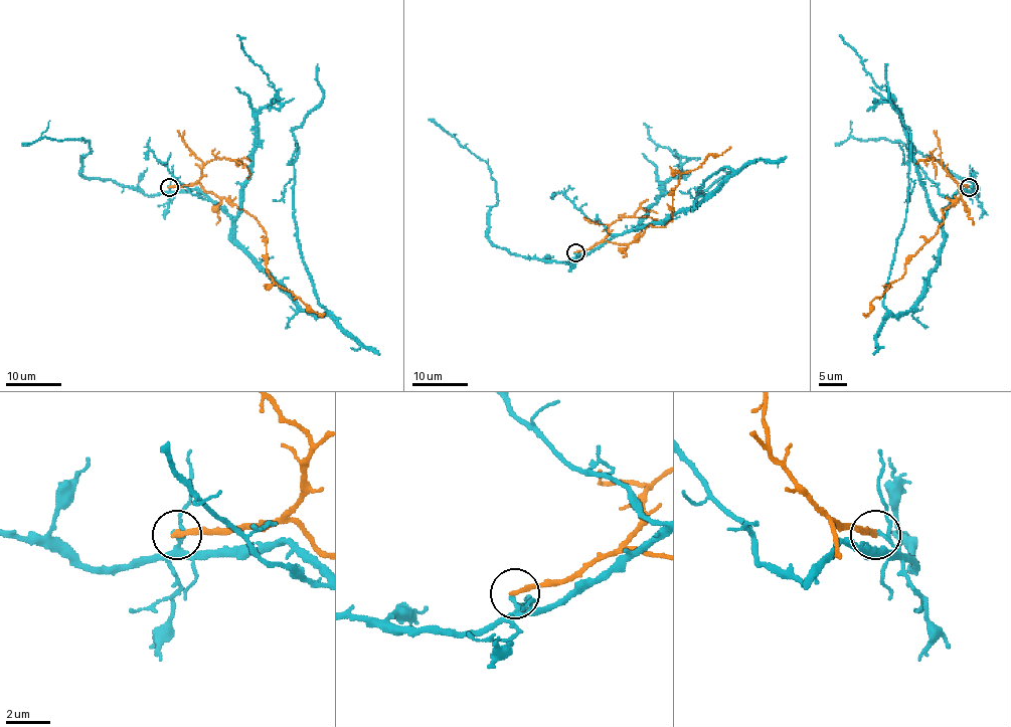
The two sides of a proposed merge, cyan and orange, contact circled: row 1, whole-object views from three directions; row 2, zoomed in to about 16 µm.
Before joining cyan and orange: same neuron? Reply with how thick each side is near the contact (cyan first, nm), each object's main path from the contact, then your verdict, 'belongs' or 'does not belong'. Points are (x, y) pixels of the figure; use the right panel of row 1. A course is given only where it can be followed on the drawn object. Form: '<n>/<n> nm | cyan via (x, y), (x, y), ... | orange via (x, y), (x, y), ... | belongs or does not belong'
130/240 nm | cyan via (970, 187), (944, 217), (927, 293), (890, 315), (883, 294), (911, 143), (885, 63) | orange via (968, 187), (957, 183), (960, 197), (942, 209), (935, 234), (863, 313) | does not belong

